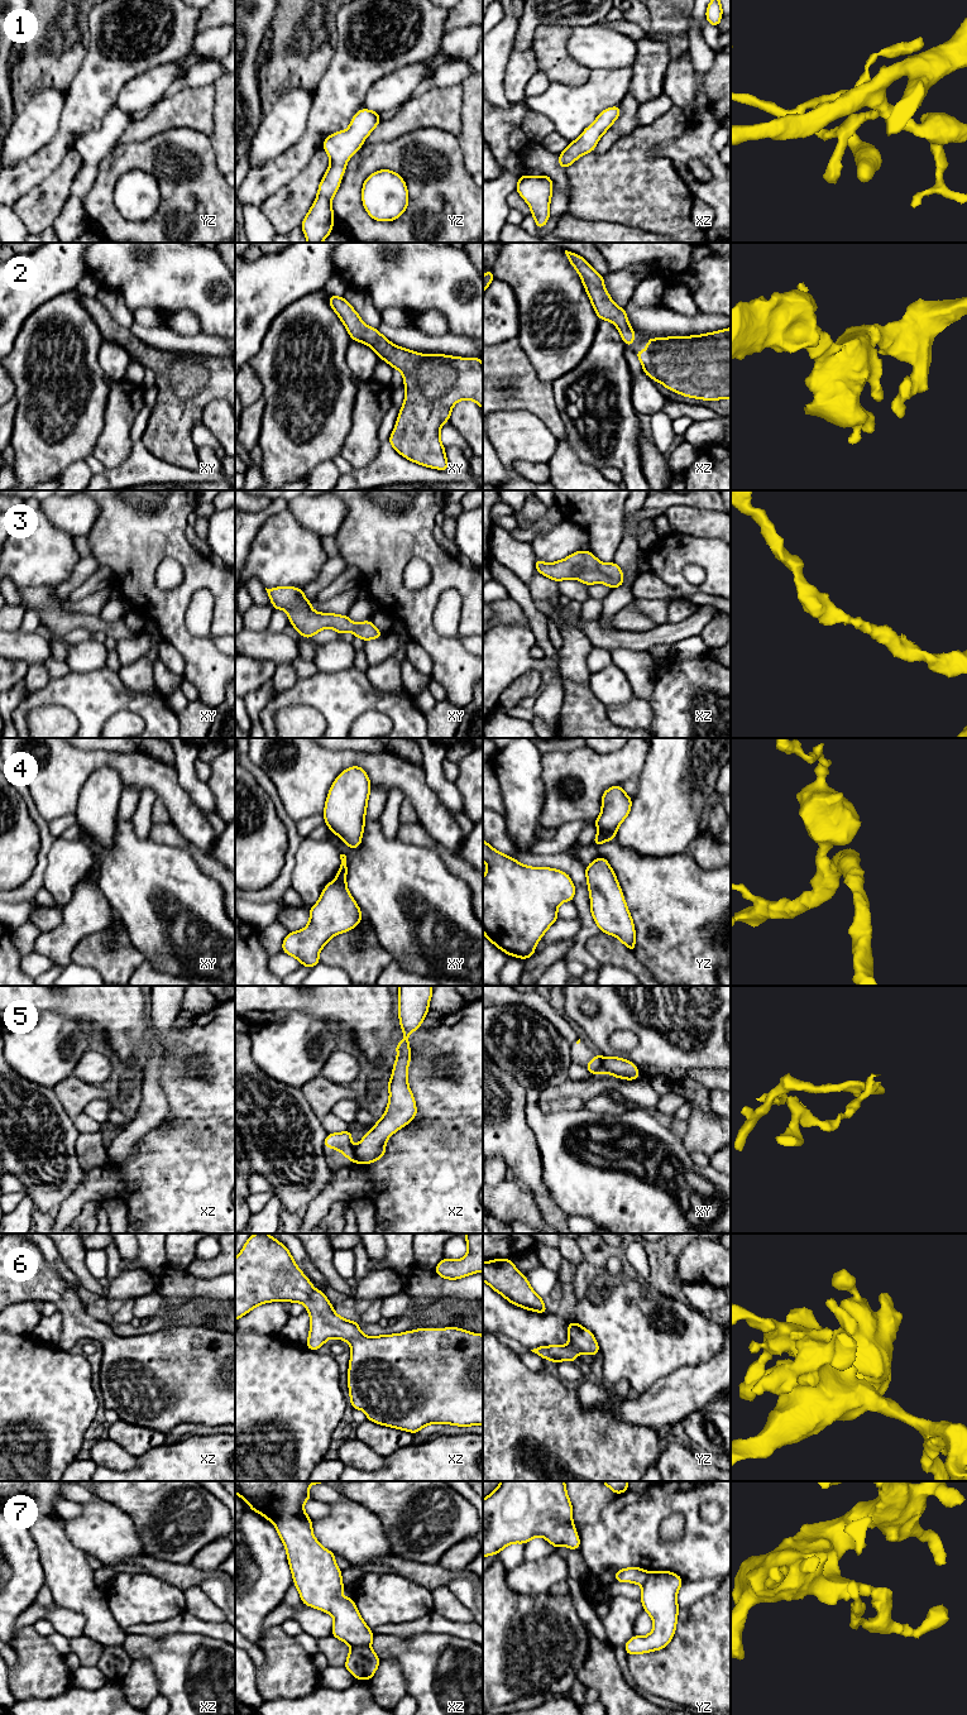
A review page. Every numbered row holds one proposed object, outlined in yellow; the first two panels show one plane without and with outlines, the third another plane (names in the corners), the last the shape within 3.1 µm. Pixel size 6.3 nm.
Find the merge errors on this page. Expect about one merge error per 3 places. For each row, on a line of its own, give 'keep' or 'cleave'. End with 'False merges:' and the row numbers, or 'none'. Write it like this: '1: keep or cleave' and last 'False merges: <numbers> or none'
1: keep
2: keep
3: keep
4: keep
5: cleave
6: keep
7: cleave
False merges: 5, 7

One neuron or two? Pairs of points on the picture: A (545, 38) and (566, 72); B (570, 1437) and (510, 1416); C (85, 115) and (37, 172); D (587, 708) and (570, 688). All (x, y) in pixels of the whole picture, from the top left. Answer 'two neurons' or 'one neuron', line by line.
A: one neuron
B: one neuron
C: one neuron
D: one neuron

